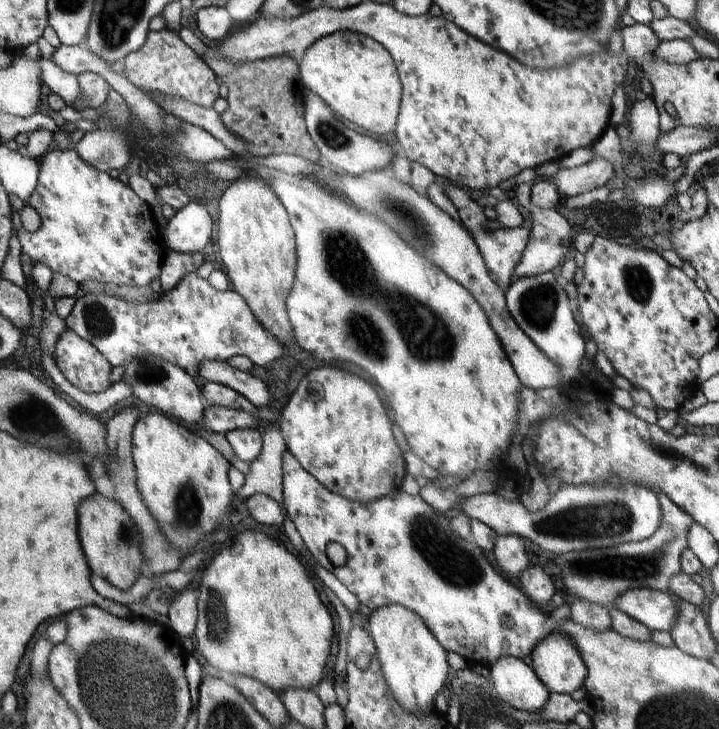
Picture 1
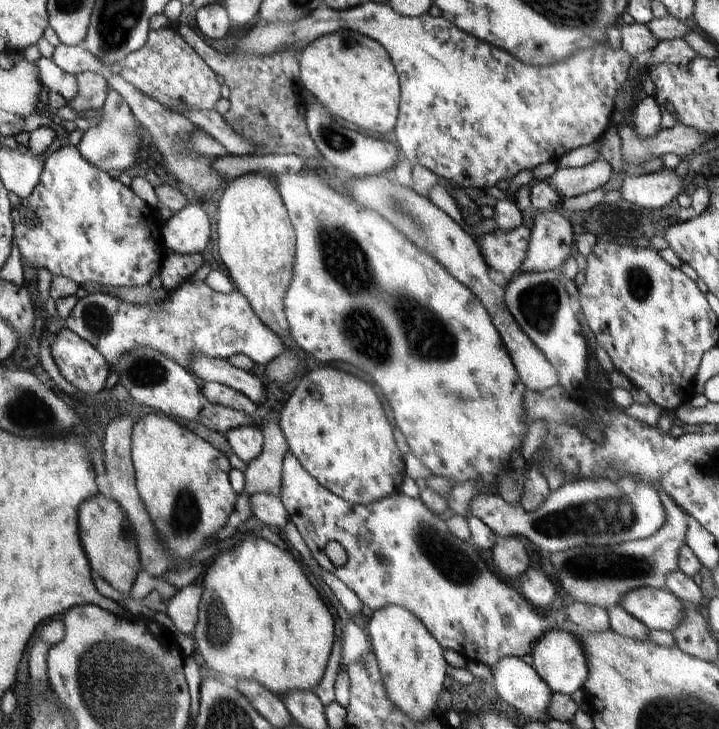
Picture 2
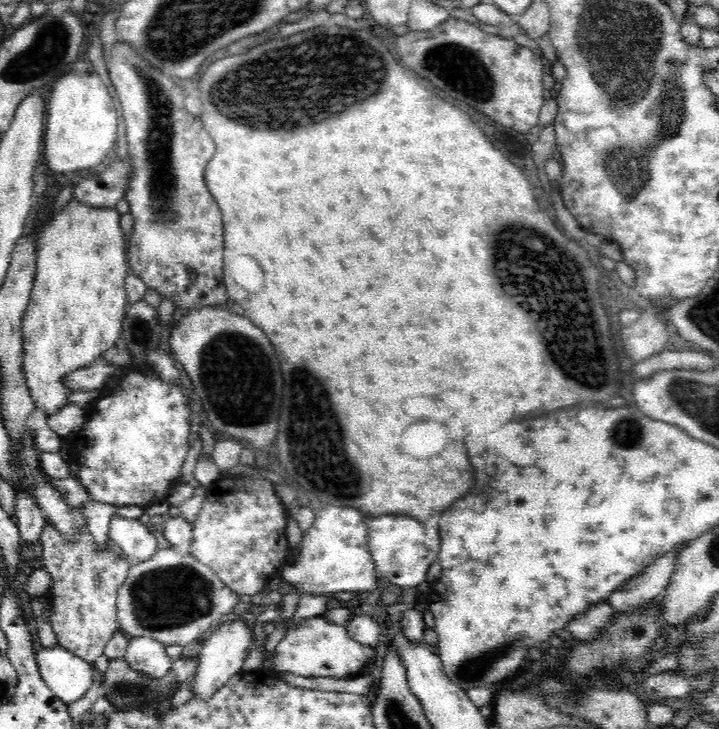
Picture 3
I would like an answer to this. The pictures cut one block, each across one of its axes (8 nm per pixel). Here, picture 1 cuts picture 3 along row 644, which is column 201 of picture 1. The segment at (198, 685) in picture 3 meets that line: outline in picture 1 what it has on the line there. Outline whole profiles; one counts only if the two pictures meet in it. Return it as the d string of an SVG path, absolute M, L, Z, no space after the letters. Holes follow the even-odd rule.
M204 202L188 203L181 208L162 233L166 248L176 252L200 251L211 241L214 222Z

